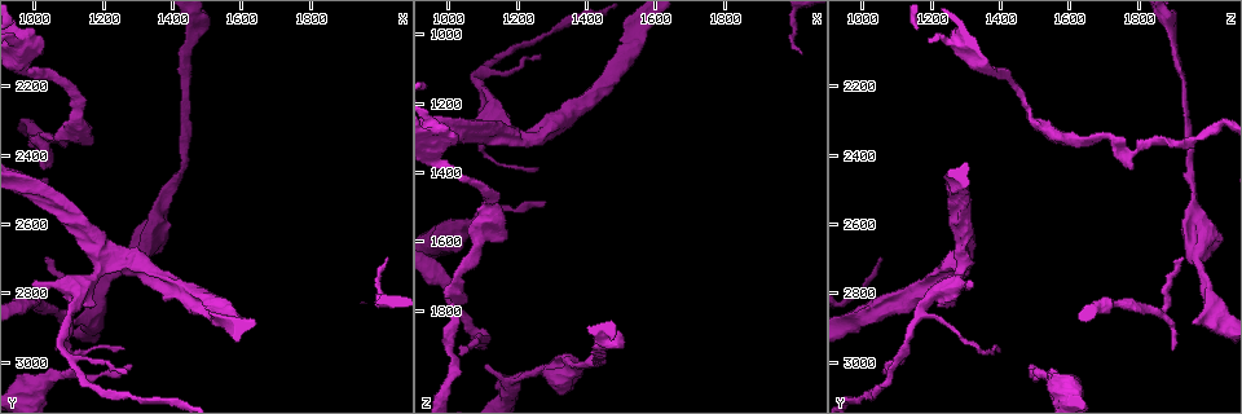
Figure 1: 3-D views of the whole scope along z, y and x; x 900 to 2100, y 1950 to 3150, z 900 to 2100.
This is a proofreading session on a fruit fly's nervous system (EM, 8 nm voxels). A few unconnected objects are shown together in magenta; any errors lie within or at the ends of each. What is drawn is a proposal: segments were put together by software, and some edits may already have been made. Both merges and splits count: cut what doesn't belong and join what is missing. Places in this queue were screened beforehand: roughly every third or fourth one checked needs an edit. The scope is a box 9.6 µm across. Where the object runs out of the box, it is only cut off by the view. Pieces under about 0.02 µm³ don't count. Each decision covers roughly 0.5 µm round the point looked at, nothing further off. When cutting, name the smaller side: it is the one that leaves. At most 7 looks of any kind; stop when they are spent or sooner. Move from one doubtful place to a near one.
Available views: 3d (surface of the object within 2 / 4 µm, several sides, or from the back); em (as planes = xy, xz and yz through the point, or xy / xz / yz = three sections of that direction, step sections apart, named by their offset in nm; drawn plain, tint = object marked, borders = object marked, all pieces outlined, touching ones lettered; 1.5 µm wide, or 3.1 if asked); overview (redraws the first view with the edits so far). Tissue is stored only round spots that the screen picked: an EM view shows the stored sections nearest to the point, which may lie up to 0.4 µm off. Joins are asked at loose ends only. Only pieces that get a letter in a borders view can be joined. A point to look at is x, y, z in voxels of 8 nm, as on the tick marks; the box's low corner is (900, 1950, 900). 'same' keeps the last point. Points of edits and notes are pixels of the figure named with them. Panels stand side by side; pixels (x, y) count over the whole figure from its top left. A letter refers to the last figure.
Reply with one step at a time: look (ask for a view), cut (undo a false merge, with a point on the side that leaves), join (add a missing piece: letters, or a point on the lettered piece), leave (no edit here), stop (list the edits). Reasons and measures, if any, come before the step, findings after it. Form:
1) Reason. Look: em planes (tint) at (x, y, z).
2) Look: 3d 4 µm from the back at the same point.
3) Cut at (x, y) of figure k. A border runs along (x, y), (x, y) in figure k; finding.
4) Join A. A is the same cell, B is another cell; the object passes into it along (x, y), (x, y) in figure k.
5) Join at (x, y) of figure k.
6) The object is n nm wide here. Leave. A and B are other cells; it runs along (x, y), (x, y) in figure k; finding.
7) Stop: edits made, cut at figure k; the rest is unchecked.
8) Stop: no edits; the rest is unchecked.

Thin end. Look: em planes (borders) at (1040, 2700, 1920).

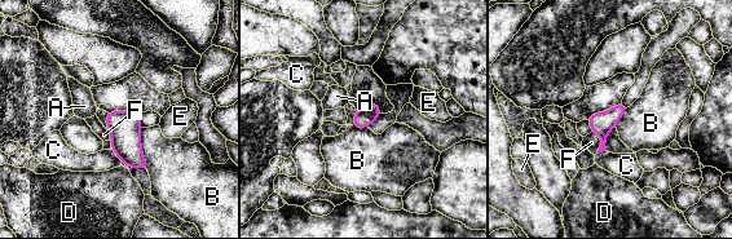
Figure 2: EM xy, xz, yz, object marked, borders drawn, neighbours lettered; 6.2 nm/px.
Leave. A, B, C, D, E and F are other cells; a border runs along (140, 128), (141, 154), (148, 169) in figure 2; none of them fits.

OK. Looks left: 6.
Sharp bend. Look: 3d 2 µm from the back at (1020, 2340, 1710).

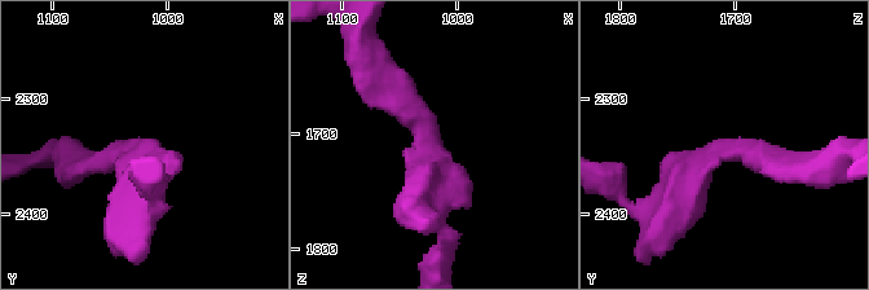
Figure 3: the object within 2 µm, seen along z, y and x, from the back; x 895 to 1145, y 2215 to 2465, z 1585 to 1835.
The arms are 200, 240 nm wide; need the tissue. Look: em planes (borders) at (1026, 2344, 1708).

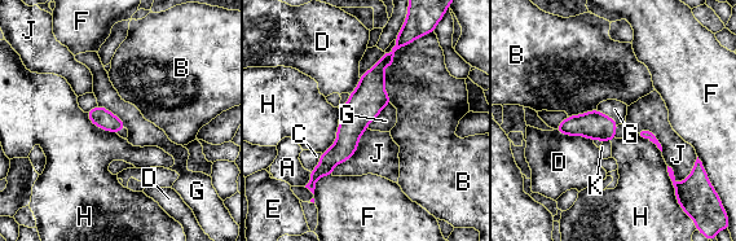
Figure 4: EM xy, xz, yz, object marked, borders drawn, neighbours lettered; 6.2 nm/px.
The object is 120 nm wide here. Leave. A, B, C, D, E, F, G, H, J and K are other cells; it runs along (378, 69), (347, 143), (311, 185) in figure 4; one cell here.

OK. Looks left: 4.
End of a long branch. Look: em planes (borders) at (1280, 3010, 1480).

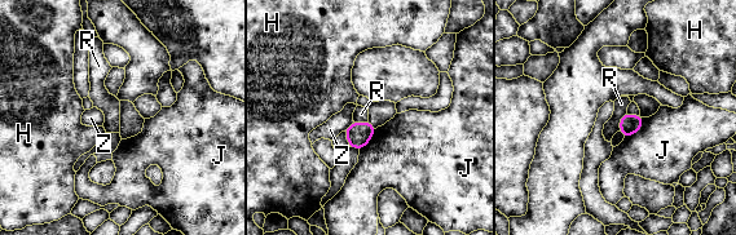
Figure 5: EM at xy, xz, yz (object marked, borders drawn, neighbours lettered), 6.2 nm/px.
Leave. H, J, R and Z are other cells; a border runs along (626, 111), (620, 120), (618, 131) in figure 5; none of them fits.

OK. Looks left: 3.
Stop: no edits; the rest is unchecked.

